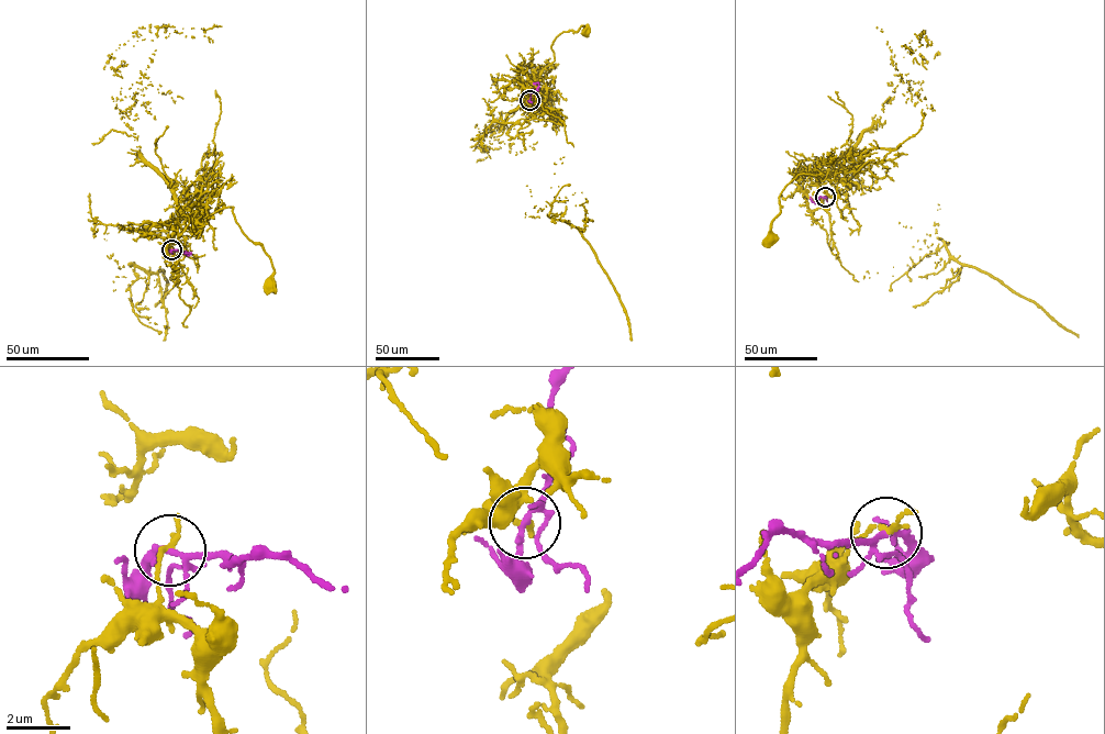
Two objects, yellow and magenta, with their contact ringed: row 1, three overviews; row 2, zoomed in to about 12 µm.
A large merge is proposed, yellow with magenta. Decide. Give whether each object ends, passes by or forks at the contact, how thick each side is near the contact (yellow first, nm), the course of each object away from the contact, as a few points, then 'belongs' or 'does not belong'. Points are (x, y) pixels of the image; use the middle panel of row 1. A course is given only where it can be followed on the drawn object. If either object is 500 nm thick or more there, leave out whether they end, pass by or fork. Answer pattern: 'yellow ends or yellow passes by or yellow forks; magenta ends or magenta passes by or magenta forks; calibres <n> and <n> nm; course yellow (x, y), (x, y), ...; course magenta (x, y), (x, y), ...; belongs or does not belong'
yellow passes by; magenta forks; calibres 130 and 150 nm; course yellow (529, 100), (532, 92), (515, 80), (521, 78), (532, 90), (554, 62), (556, 37), (581, 26), (586, 32); course magenta (529, 100), (538, 86), (537, 82), (533, 84); does not belong

